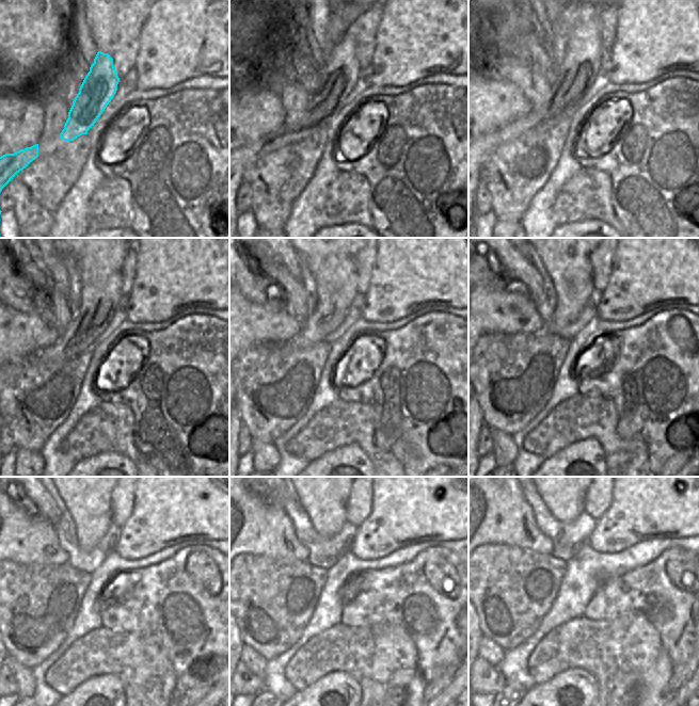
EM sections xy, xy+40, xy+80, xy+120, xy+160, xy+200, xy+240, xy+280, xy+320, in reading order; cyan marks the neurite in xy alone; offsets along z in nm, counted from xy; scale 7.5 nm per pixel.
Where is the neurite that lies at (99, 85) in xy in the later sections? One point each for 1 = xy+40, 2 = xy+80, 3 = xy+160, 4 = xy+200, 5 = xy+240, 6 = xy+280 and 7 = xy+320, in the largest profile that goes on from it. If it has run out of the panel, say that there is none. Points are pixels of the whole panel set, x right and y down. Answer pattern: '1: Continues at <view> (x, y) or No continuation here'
1: Continues at xy+40 (338, 76)
2: Continues at xy+80 (580, 20)
3: Continues at xy+160 (330, 259)
4: Continues at xy+200 (566, 259)
5: Continues at xy+240 (88, 498)
6: Continues at xy+280 (323, 498)
7: Continues at xy+320 (565, 498)

